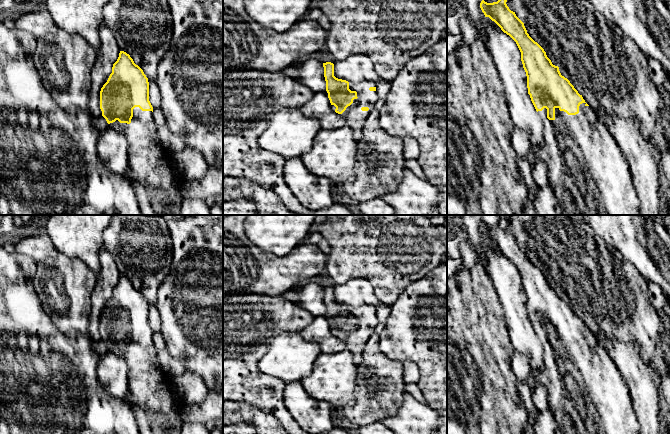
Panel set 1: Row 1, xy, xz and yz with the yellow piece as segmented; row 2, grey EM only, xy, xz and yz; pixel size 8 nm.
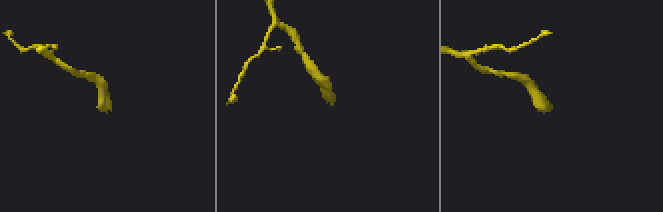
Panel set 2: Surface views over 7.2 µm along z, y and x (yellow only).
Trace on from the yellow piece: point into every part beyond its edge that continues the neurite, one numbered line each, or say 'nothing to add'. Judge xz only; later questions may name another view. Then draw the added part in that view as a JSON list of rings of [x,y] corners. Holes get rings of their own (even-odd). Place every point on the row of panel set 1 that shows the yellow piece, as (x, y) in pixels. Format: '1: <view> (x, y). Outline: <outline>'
1: xz (355, 118). Outline: [[[368,80],[360,83],[349,82],[349,89],[356,91],[358,98],[340,114],[345,118],[346,125],[353,130],[357,141],[362,137],[362,128],[368,115],[379,100],[377,91],[370,91],[370,87],[376,87],[376,83]]]

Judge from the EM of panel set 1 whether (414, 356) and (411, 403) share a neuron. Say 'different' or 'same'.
different

